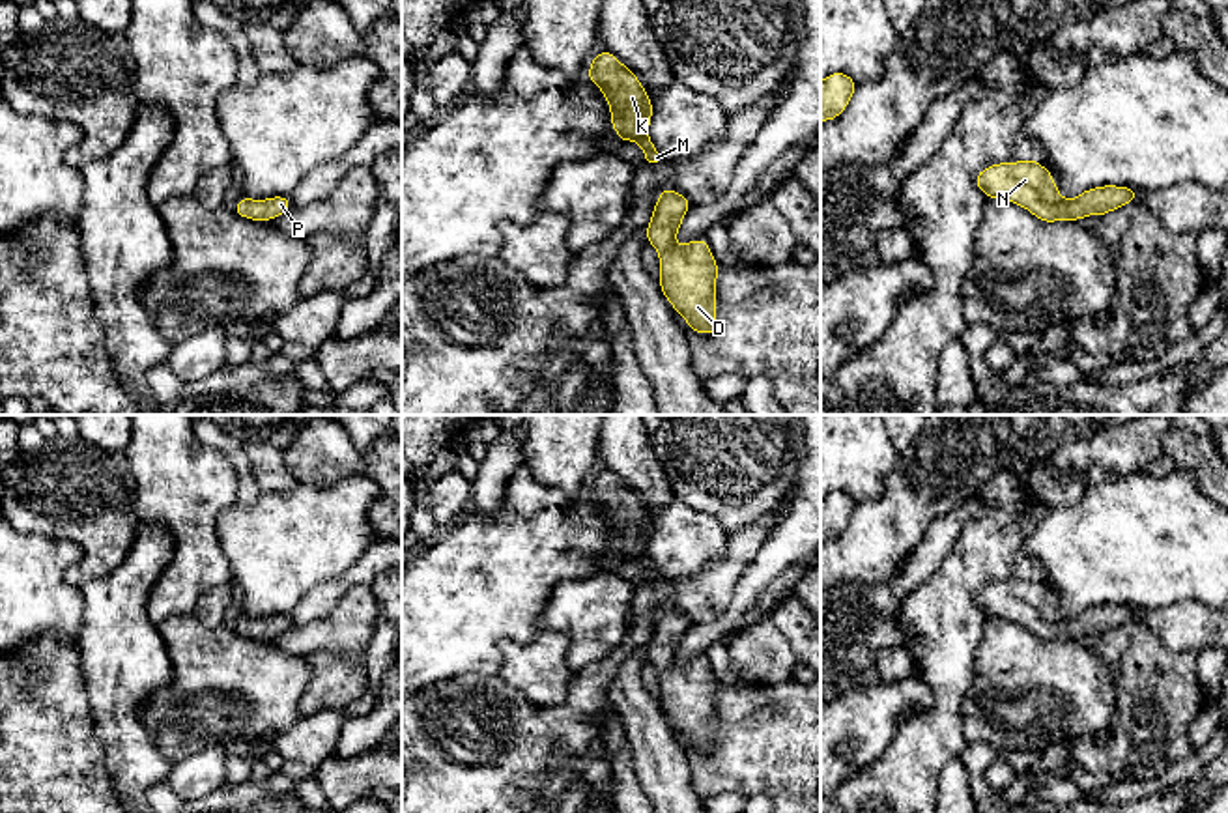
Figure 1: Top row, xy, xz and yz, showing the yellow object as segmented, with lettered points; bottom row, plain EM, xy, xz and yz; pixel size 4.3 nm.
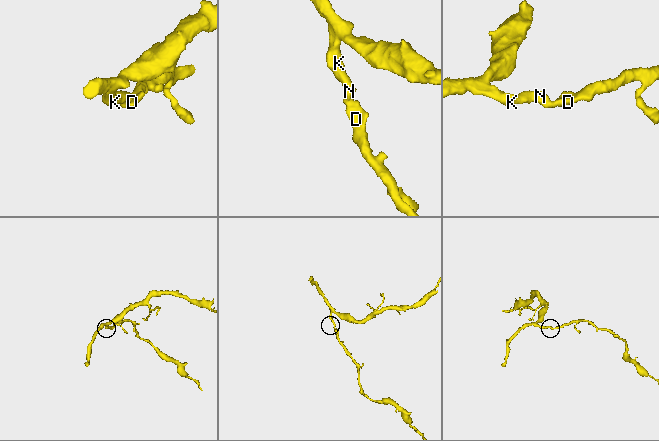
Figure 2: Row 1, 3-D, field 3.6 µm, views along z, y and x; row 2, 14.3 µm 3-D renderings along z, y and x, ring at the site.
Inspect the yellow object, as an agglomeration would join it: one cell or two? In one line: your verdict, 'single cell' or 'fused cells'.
single cell

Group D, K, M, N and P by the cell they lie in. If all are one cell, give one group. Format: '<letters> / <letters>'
D K M N P

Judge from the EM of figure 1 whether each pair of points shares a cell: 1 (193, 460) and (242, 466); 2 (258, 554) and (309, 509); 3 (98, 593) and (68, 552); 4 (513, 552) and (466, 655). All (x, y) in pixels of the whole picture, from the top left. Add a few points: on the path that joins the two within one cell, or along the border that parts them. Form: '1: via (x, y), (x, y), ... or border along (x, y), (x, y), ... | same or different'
1: border along (197, 436), (230, 462), (236, 473), (236, 503) | different
2: via (271, 544), (296, 522) | same
3: border along (77, 587), (83, 599), (83, 630) | different
4: via (496, 578), (492, 589), (466, 615), (466, 628) | same

